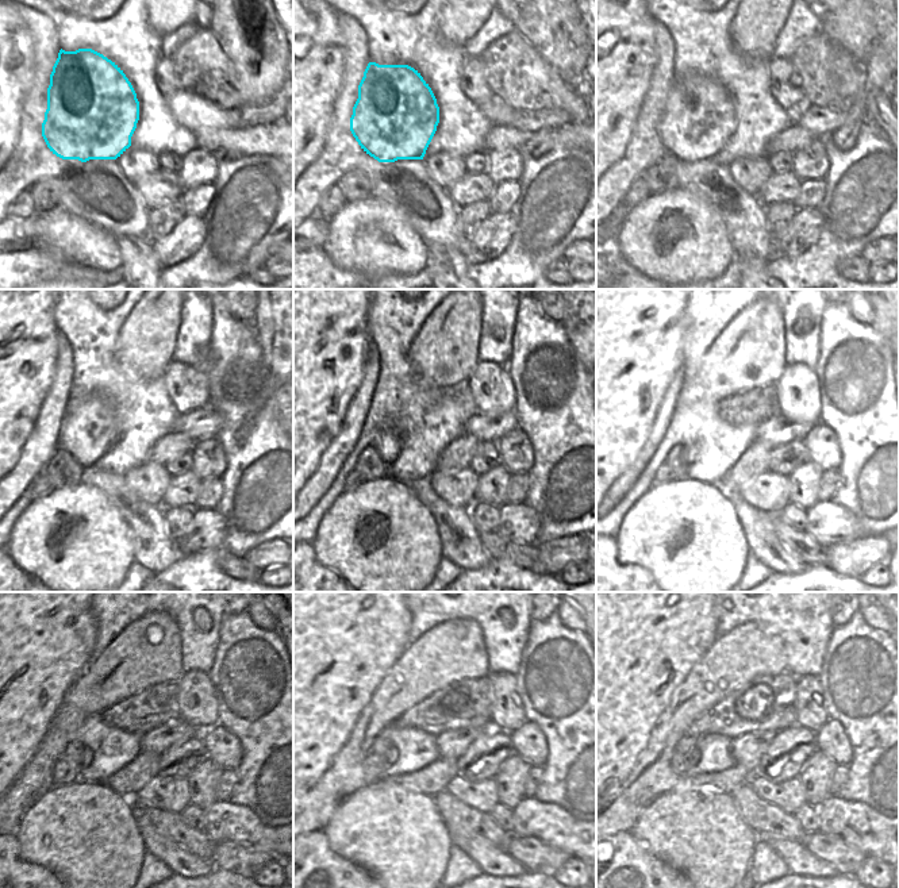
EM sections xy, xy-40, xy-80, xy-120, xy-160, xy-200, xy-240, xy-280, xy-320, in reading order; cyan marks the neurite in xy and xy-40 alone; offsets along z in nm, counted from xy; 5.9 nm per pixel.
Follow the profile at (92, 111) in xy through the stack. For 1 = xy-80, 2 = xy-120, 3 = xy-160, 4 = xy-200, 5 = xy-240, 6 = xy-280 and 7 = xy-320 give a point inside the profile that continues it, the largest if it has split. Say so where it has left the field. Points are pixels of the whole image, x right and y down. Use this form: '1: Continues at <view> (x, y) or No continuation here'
1: Continues at xy-80 (698, 120)
2: Continues at xy-120 (88, 429)
3: Continues at xy-160 (388, 439)
4: Continues at xy-200 (691, 454)
5: Continues at xy-240 (87, 757)
6: Continues at xy-280 (391, 756)
7: Continues at xy-320 (694, 756)

